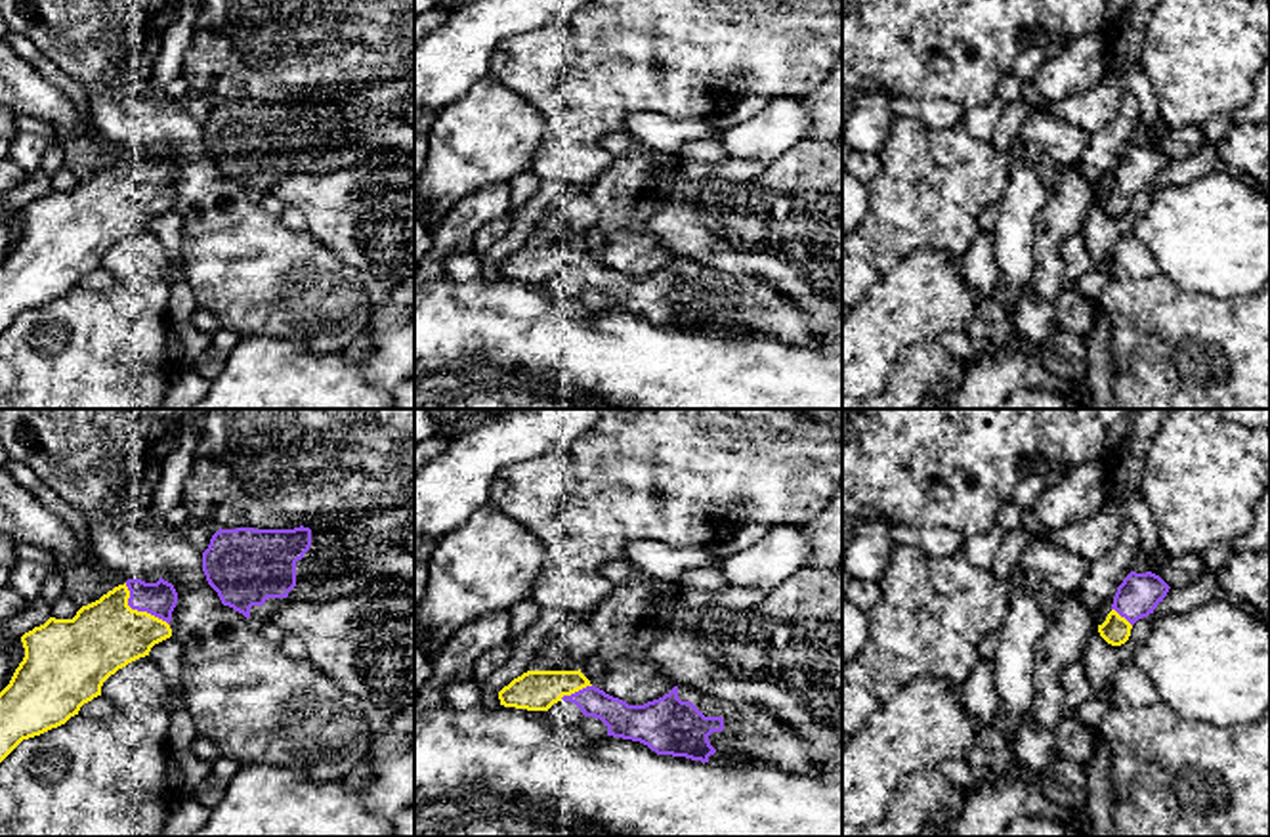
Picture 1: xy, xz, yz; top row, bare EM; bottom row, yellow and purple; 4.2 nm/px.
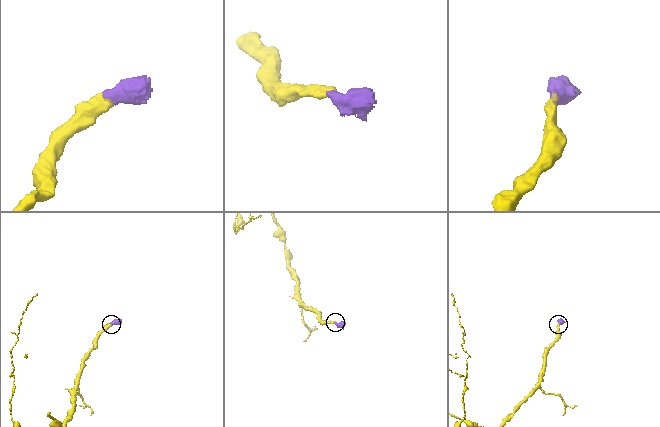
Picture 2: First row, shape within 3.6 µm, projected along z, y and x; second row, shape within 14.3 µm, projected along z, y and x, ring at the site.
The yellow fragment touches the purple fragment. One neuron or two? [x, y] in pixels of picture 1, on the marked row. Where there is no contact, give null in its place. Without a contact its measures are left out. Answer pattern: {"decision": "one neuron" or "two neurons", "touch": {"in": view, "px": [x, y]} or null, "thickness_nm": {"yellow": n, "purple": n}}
{"decision": "one neuron", "touch": {"in": "xy", "px": [136, 610]}, "thickness_nm": {"yellow": 300, "purple": 150}}

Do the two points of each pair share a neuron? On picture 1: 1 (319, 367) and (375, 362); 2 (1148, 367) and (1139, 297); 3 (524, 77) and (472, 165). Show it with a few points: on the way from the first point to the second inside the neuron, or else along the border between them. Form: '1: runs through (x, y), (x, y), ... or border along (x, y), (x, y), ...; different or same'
1: border along (356, 362), (363, 375), (382, 388); different
2: runs through (1148, 350), (1144, 318), (1141, 314); same
3: border along (489, 73), (522, 96), (547, 123); different

